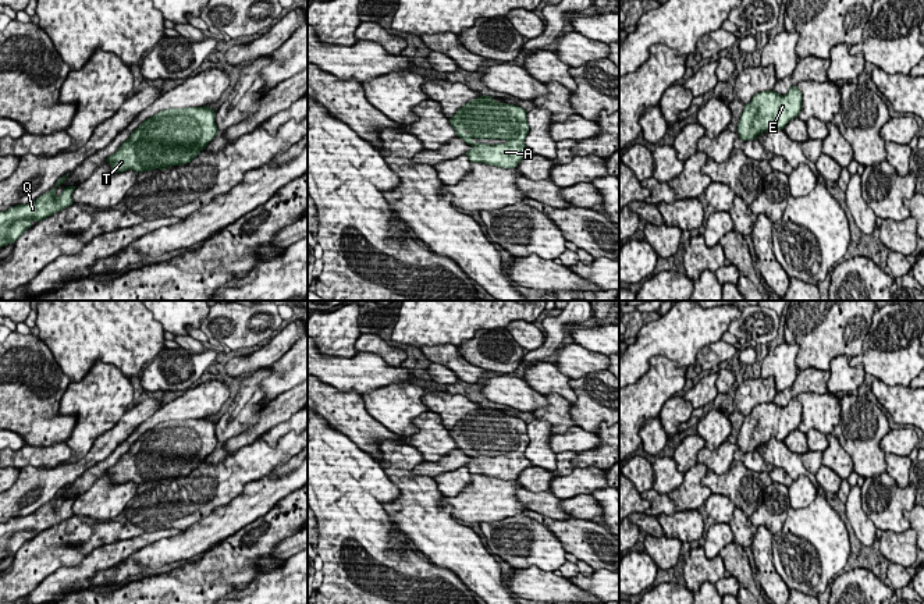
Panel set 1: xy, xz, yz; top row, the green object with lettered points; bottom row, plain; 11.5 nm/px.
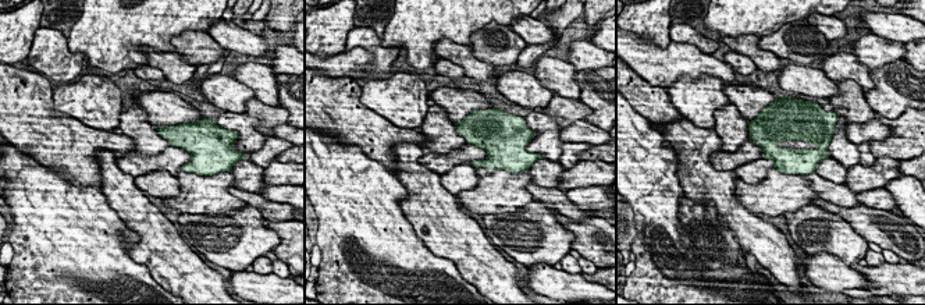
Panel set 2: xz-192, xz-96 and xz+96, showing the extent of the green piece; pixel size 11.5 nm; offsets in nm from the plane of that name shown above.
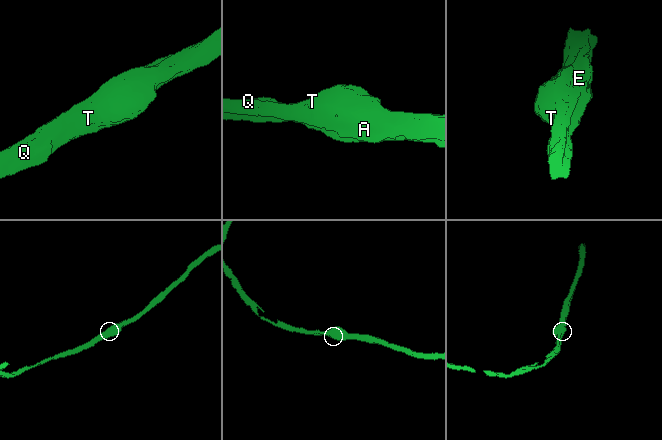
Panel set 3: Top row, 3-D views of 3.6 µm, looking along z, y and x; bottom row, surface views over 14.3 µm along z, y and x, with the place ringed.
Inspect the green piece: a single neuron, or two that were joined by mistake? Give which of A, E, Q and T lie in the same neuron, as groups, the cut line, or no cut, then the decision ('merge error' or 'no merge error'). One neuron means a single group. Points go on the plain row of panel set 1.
groups A E Q T; cut none; no merge error

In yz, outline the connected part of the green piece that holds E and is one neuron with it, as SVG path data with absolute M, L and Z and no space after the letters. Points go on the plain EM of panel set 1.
M790 398L786 406L775 402L760 404L753 408L749 416L744 416L738 434L738 445L742 452L757 451L772 436L783 441L786 436L799 427L802 422L802 404L797 398Z

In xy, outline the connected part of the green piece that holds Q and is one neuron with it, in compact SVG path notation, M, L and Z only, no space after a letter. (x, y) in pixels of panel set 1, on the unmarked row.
M68 486L61 488L54 500L40 507L36 512L0 523L0 559L15 554L31 540L32 532L36 534L42 533L72 516L71 508L77 498L67 498L60 508L56 507L56 500L64 495L67 488Z

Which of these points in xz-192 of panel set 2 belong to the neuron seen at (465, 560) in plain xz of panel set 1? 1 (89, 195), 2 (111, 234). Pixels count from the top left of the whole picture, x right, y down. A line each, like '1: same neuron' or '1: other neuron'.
1: other neuron
2: other neuron

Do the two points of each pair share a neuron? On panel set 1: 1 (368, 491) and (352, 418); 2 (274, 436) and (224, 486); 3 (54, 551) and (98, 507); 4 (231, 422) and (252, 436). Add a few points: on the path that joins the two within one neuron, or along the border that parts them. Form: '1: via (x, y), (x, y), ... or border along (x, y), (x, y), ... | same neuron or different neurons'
1: border along (331, 427), (345, 434), (377, 462) | different neurons
2: border along (292, 430), (274, 446), (259, 440) | different neurons
3: border along (73, 512), (98, 521), (107, 521), (120, 514) | different neurons
4: border along (265, 405), (253, 423), (221, 443) | different neurons

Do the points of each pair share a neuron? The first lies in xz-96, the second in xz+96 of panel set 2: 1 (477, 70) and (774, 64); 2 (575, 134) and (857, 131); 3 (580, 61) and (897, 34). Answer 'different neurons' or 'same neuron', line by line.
1: same neuron
2: same neuron
3: different neurons

